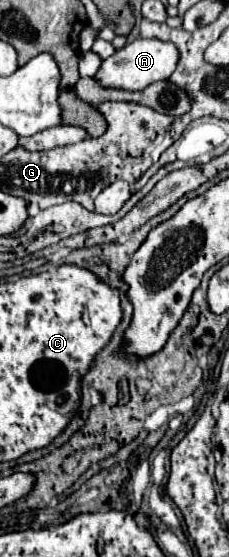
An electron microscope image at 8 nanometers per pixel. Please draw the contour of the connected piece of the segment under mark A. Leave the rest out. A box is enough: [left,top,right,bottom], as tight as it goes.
[95,39,179,91]

